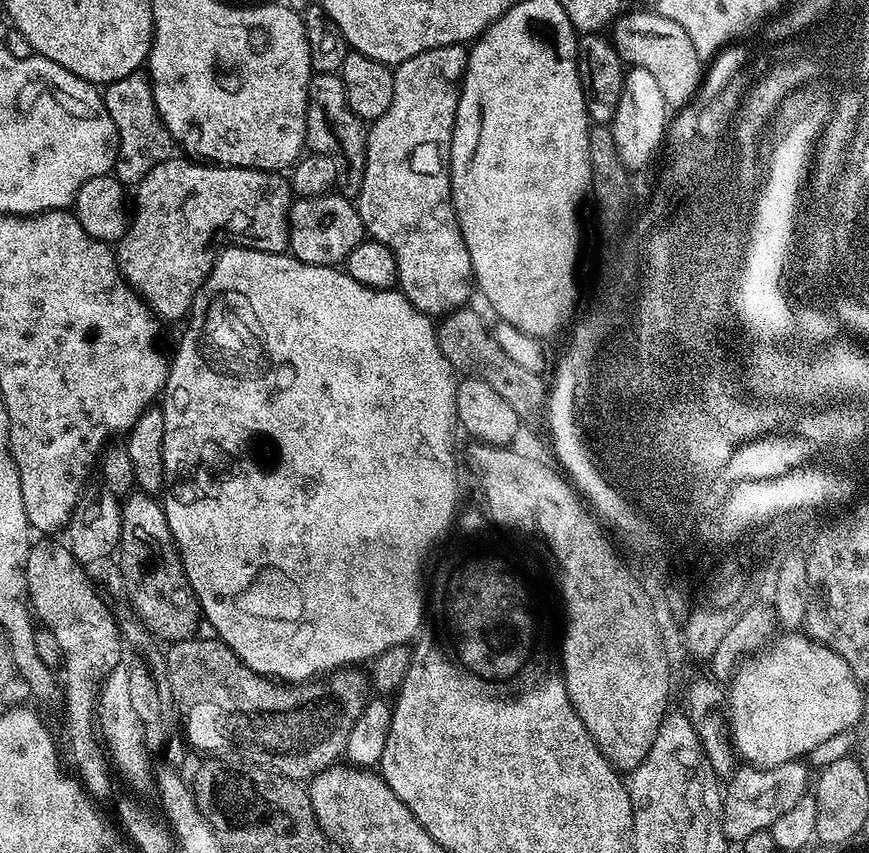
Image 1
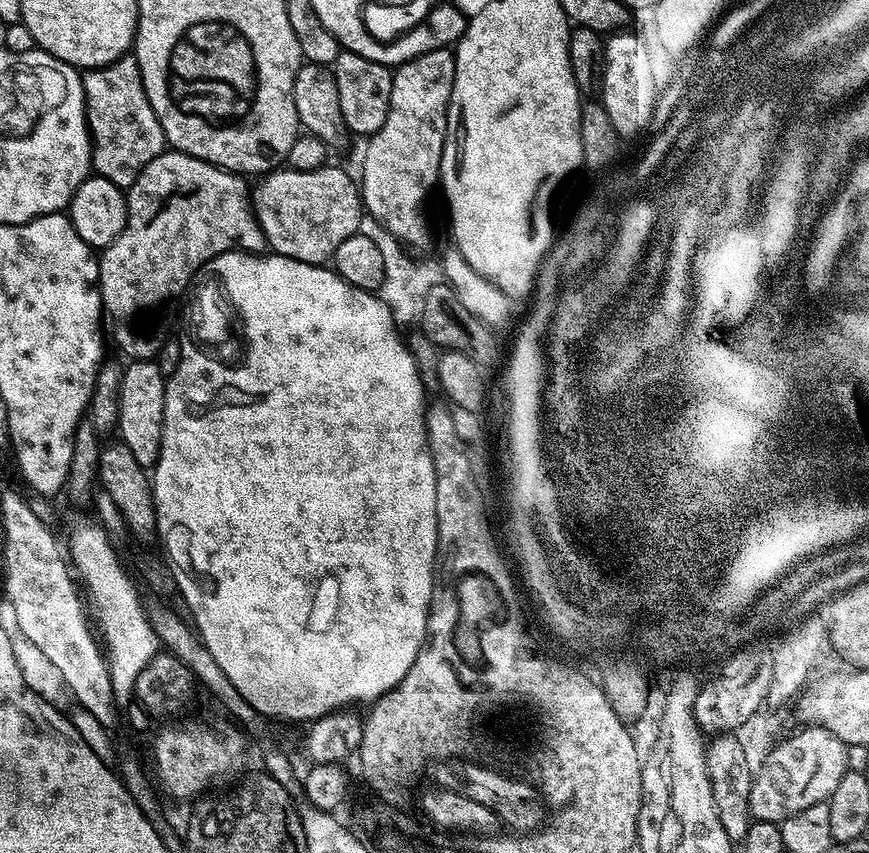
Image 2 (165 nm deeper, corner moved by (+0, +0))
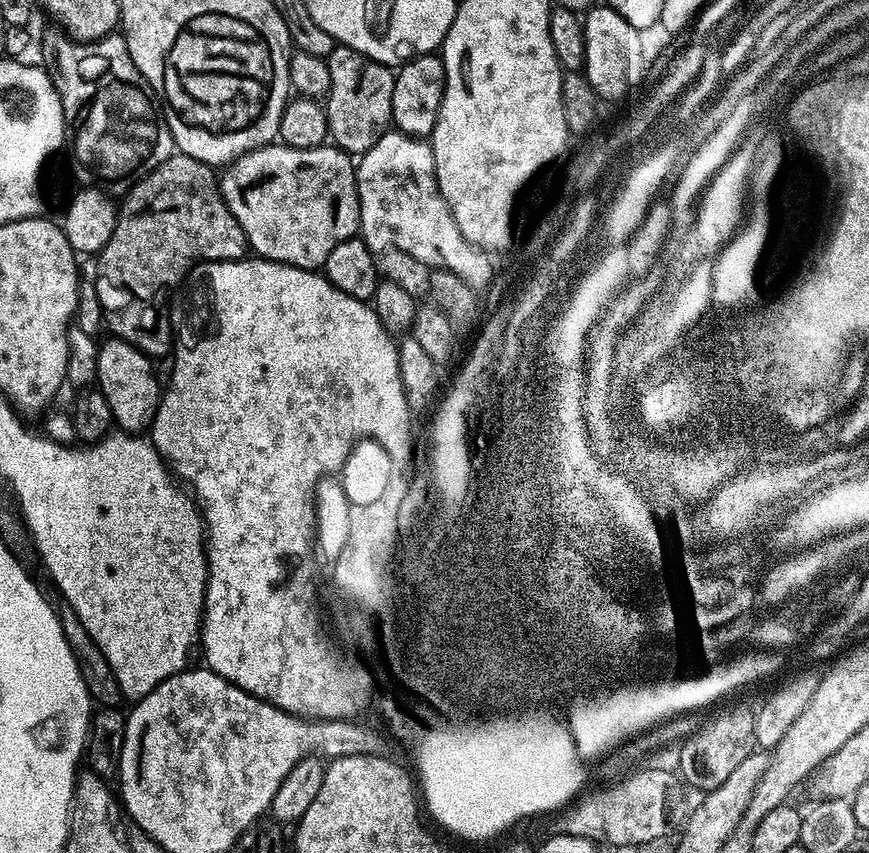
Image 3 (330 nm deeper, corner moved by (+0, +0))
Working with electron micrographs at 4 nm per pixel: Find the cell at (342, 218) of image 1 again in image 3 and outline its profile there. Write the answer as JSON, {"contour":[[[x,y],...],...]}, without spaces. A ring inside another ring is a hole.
{"contour":[[[273,142],[233,160],[223,172],[219,177],[220,193],[257,257],[320,270],[338,242],[346,242],[359,233],[356,164],[340,148],[291,148]]]}

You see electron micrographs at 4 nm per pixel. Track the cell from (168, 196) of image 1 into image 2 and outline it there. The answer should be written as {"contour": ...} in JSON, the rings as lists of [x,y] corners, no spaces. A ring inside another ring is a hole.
{"contour":[[[165,150],[161,156],[154,158],[154,162],[150,162],[145,166],[142,174],[138,174],[138,178],[126,189],[128,217],[122,234],[118,234],[118,238],[114,238],[114,242],[103,249],[98,256],[100,262],[100,302],[103,311],[105,313],[116,312],[116,316],[128,316],[128,312],[132,312],[132,308],[140,308],[140,304],[148,304],[148,300],[157,300],[159,304],[163,305],[168,302],[171,296],[178,295],[180,291],[181,295],[195,280],[196,273],[205,266],[211,265],[214,258],[218,258],[227,252],[263,253],[268,248],[268,240],[264,237],[264,231],[260,229],[260,223],[256,220],[255,212],[252,211],[250,188],[249,185],[244,185],[243,179],[245,180],[243,175],[227,172],[224,168],[216,168],[212,164],[207,164],[204,160],[199,160],[190,154],[175,150]]]}

